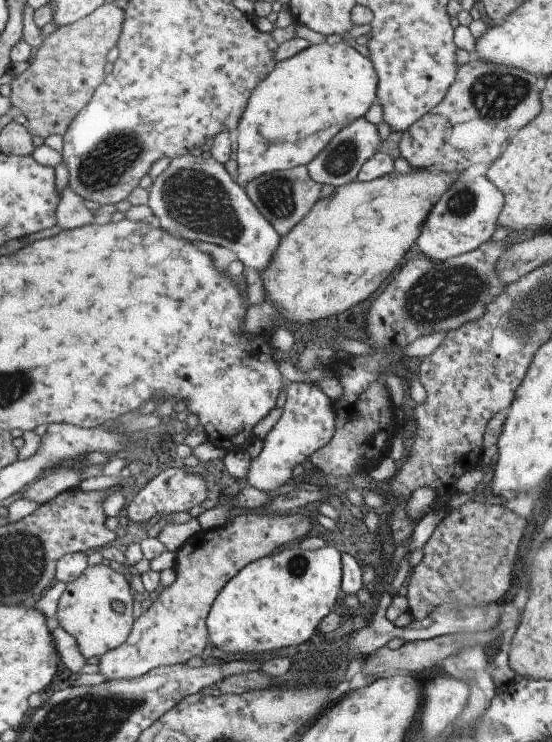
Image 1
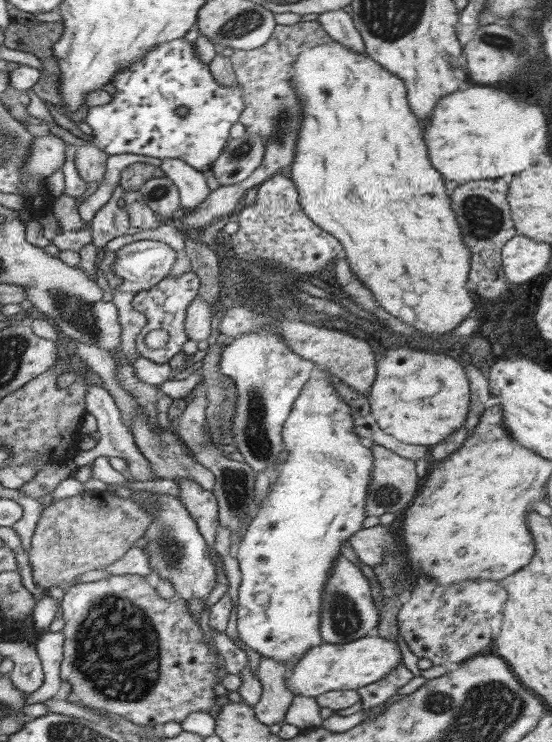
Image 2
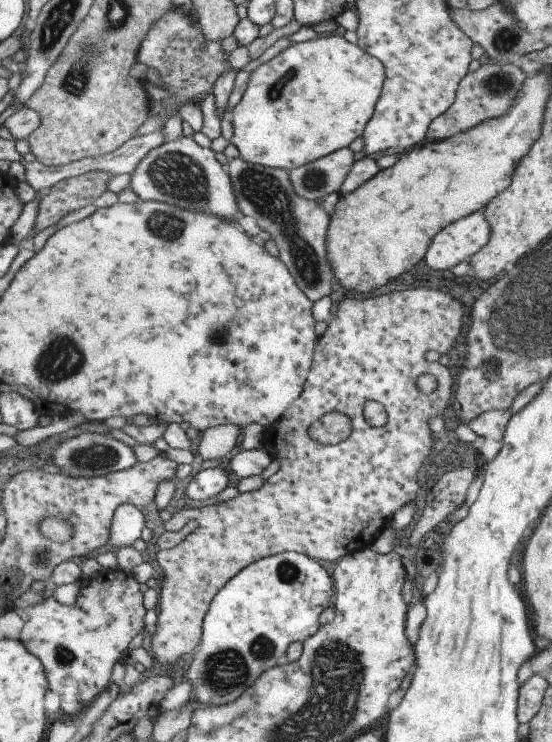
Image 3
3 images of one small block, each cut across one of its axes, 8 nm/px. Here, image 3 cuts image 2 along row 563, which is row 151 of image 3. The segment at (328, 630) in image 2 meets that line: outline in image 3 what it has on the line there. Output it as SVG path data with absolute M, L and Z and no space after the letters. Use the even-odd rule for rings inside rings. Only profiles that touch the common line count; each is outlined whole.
M343 148L319 162L311 162L299 170L291 172L291 182L295 192L307 200L319 200L329 194L341 194L343 184L347 182L355 166L355 154L351 148Z

